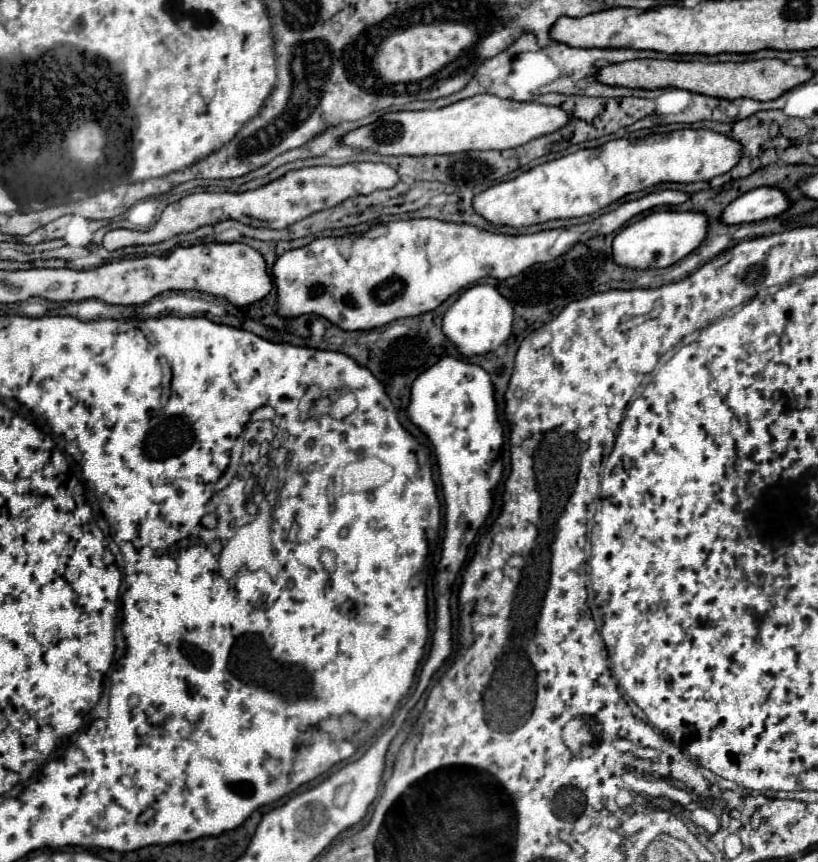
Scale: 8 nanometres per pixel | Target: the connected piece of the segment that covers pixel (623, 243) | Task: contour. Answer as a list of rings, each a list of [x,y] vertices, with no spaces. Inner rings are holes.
[[[651,212],[635,224],[625,226],[613,240],[613,260],[621,268],[645,270],[667,268],[691,254],[707,236],[707,216],[701,212]]]

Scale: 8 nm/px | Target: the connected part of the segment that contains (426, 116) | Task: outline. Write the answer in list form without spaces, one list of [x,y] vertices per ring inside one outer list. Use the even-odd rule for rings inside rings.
[[[479,94],[437,110],[419,112],[389,112],[375,124],[357,128],[345,136],[347,146],[391,154],[391,156],[425,156],[425,154],[455,154],[469,150],[509,150],[531,142],[533,138],[551,134],[571,120],[569,112],[559,106],[537,102],[503,100],[493,94]]]

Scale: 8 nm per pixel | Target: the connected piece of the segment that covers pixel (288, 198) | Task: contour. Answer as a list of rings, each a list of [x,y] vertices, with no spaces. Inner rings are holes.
[[[359,162],[359,164],[345,164],[345,166],[312,166],[291,170],[283,178],[273,180],[257,190],[231,194],[231,192],[199,192],[189,194],[181,198],[179,202],[169,204],[159,222],[147,230],[109,230],[103,238],[103,246],[107,250],[119,250],[127,246],[139,246],[139,244],[159,244],[163,240],[169,240],[171,236],[193,232],[207,224],[217,224],[221,220],[239,220],[241,224],[249,224],[255,228],[287,228],[319,210],[333,208],[335,204],[341,204],[343,200],[359,194],[371,194],[381,188],[393,188],[401,176],[387,164],[371,164],[371,162]]]

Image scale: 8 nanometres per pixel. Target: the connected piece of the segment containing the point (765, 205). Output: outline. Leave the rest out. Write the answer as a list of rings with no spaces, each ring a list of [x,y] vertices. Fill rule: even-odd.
[[[755,188],[733,200],[721,214],[723,224],[743,224],[759,222],[765,218],[775,218],[789,208],[787,196],[777,188]]]

